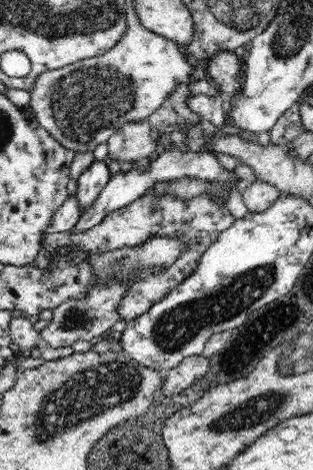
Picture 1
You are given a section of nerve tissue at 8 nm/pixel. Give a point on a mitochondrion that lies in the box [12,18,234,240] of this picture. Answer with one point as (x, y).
(89, 102)

